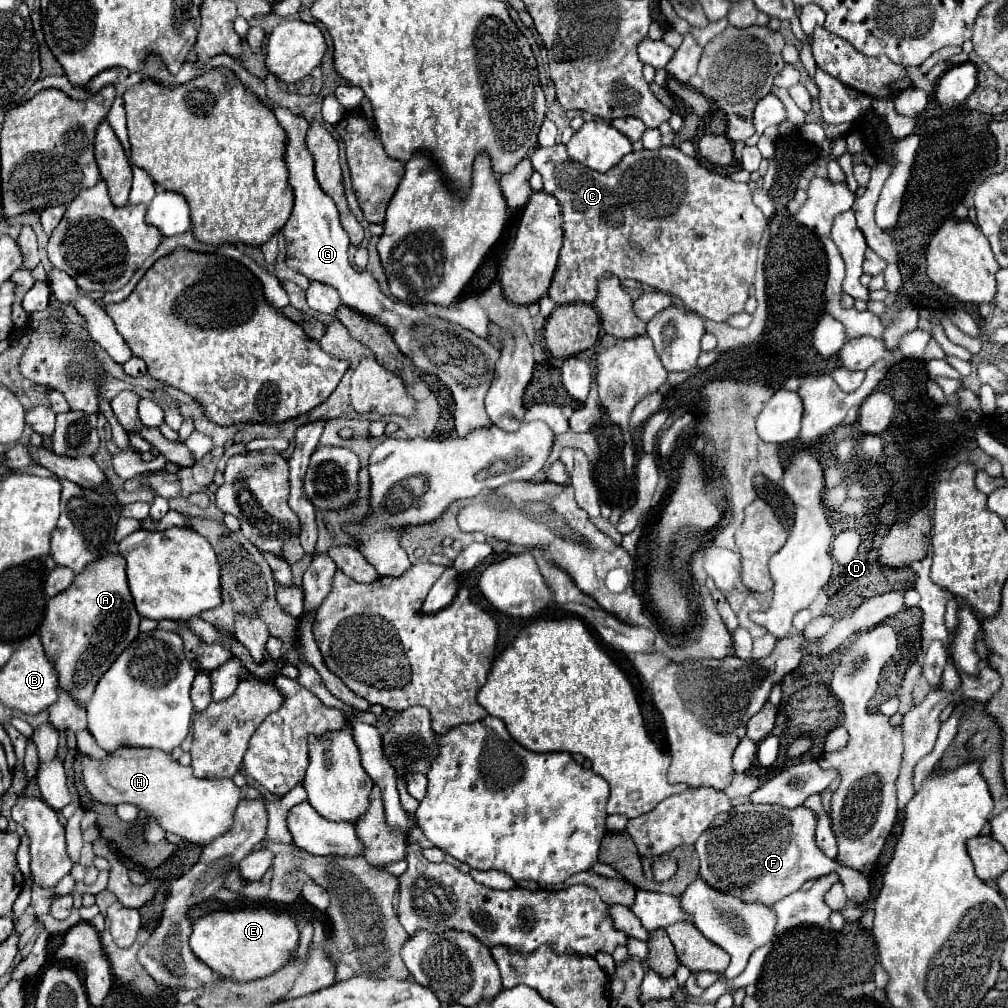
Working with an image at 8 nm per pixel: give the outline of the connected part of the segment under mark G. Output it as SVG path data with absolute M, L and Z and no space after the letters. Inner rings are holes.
M274 106L274 114L288 134L286 164L290 172L290 186L294 188L294 210L286 226L280 230L286 240L286 264L310 280L334 286L346 306L390 328L394 342L408 358L412 358L414 366L420 372L436 374L448 386L454 398L454 432L458 436L466 436L474 428L490 426L490 418L484 410L484 396L490 388L494 364L500 356L498 348L464 330L462 326L424 314L424 310L418 306L406 306L388 300L380 290L380 282L370 270L354 270L354 266L348 262L348 236L338 222L336 204L330 200L330 196L326 196L326 192L320 190L320 184L314 176L314 156L306 148L306 118L296 116L280 106Z

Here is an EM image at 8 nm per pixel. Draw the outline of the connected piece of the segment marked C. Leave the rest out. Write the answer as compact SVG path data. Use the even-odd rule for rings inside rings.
M562 144L536 148L530 154L530 160L534 170L544 178L544 192L558 200L564 216L564 244L548 290L554 304L592 304L596 296L596 280L604 272L612 272L620 280L638 280L646 286L668 292L682 300L688 310L714 322L726 322L730 316L744 310L750 288L754 286L758 244L768 226L768 220L752 202L748 184L710 172L700 166L696 158L682 154L676 146L630 152L618 162L618 166L604 174L574 162Z

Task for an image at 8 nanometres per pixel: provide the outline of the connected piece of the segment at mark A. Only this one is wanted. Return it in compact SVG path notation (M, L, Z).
M120 554L102 556L86 572L76 574L70 588L46 604L46 616L40 626L44 650L54 660L60 688L70 692L80 704L90 700L100 676L138 634L140 616L132 604L124 566L126 560Z

